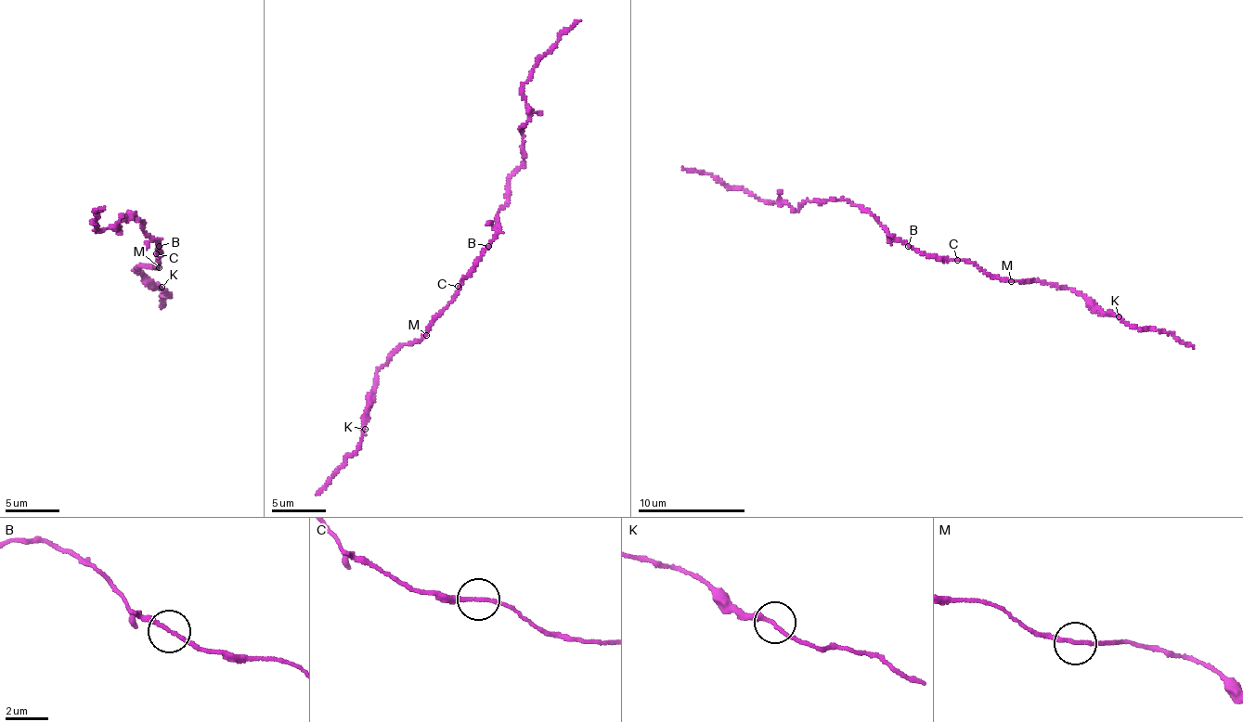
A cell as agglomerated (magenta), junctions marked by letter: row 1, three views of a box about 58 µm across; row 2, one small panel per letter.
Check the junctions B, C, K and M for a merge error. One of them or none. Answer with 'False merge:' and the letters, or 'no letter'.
False merge: no letter

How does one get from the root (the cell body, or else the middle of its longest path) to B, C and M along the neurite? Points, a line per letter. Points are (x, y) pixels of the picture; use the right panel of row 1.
B: (929, 255), (909, 247)
C: (929, 255), (957, 260)
M: (929, 255), (964, 260), (997, 278), (1011, 281)

